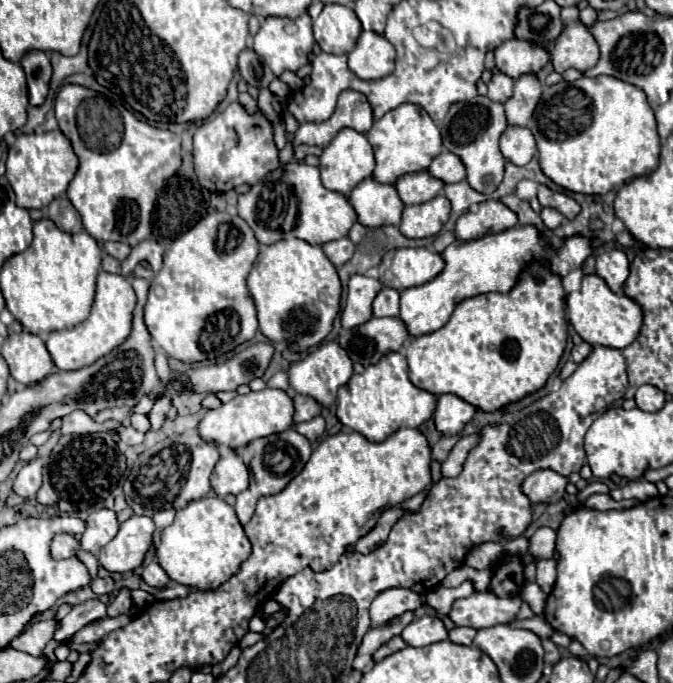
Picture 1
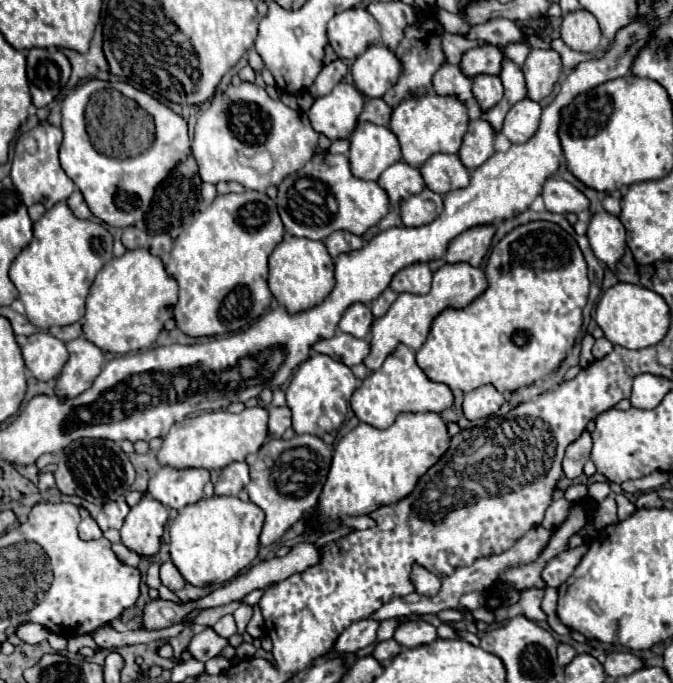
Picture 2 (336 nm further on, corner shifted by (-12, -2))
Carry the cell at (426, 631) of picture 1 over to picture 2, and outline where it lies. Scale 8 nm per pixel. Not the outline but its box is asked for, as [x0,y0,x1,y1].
[394,620,436,648]

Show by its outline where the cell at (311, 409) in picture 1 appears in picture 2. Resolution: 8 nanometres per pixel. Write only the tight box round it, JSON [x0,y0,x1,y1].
[268,406,292,436]

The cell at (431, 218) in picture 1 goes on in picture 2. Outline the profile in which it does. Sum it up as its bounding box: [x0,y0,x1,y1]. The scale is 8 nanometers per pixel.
[400,188,442,226]

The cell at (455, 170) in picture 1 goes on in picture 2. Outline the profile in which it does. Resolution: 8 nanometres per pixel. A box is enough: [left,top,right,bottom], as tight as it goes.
[458,118,496,170]

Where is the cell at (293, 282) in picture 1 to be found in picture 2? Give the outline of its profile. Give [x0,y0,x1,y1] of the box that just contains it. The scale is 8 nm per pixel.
[268,236,334,312]

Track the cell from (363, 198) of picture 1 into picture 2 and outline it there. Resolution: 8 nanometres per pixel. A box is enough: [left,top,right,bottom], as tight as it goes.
[378,162,426,204]

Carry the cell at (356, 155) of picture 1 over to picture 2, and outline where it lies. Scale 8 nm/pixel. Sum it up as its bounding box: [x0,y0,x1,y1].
[350,122,402,180]

